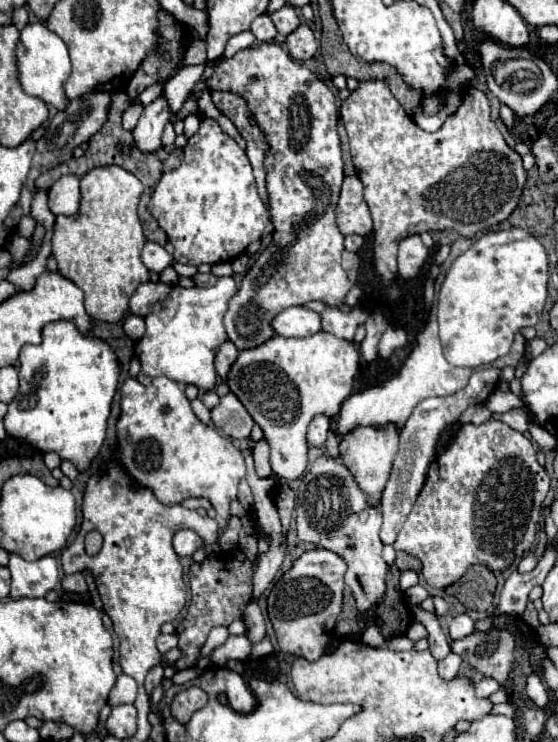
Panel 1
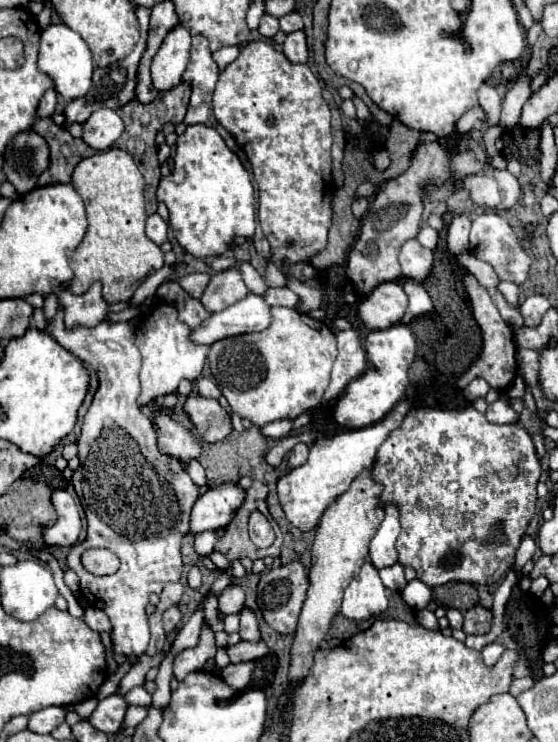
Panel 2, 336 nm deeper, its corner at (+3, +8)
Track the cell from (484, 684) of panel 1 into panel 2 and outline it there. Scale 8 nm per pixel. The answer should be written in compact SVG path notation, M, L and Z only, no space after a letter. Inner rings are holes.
M488 644L484 650L482 650L482 658L484 658L484 664L486 666L494 666L500 658L502 658L502 652L504 652L504 646L502 644Z

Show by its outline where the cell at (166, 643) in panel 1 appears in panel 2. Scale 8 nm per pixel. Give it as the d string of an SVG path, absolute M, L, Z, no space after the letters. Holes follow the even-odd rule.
M172 606L172 608L168 608L166 612L164 612L164 616L162 616L162 622L164 622L164 630L166 632L172 632L174 630L174 626L178 624L178 620L180 620L180 610L176 608L176 606Z

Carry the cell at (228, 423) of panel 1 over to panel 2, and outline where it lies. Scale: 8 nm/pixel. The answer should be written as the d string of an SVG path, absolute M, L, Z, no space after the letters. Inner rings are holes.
M188 396L184 410L190 414L194 426L200 430L206 442L220 442L232 432L230 412L222 408L218 400Z

